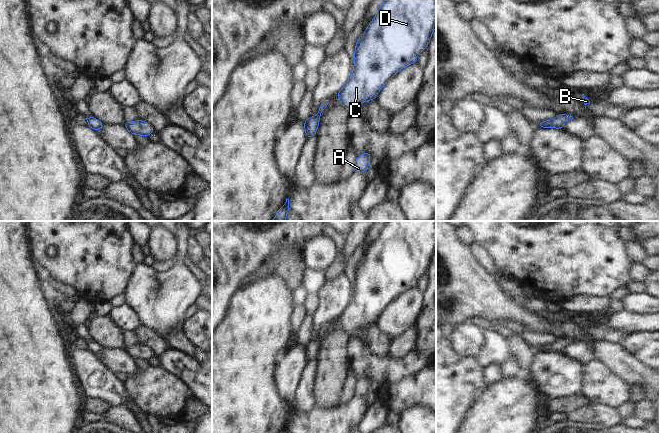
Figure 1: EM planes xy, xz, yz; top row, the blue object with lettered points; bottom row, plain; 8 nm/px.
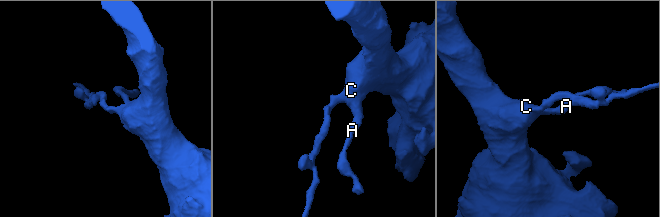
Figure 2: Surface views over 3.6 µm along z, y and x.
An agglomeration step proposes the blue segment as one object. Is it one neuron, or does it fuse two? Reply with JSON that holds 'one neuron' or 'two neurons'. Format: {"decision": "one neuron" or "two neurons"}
{"decision": "one neuron"}

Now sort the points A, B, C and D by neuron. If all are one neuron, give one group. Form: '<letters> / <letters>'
A B C D

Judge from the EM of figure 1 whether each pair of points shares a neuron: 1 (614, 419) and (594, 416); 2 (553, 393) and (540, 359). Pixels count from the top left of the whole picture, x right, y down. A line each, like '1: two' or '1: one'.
1: one
2: one

